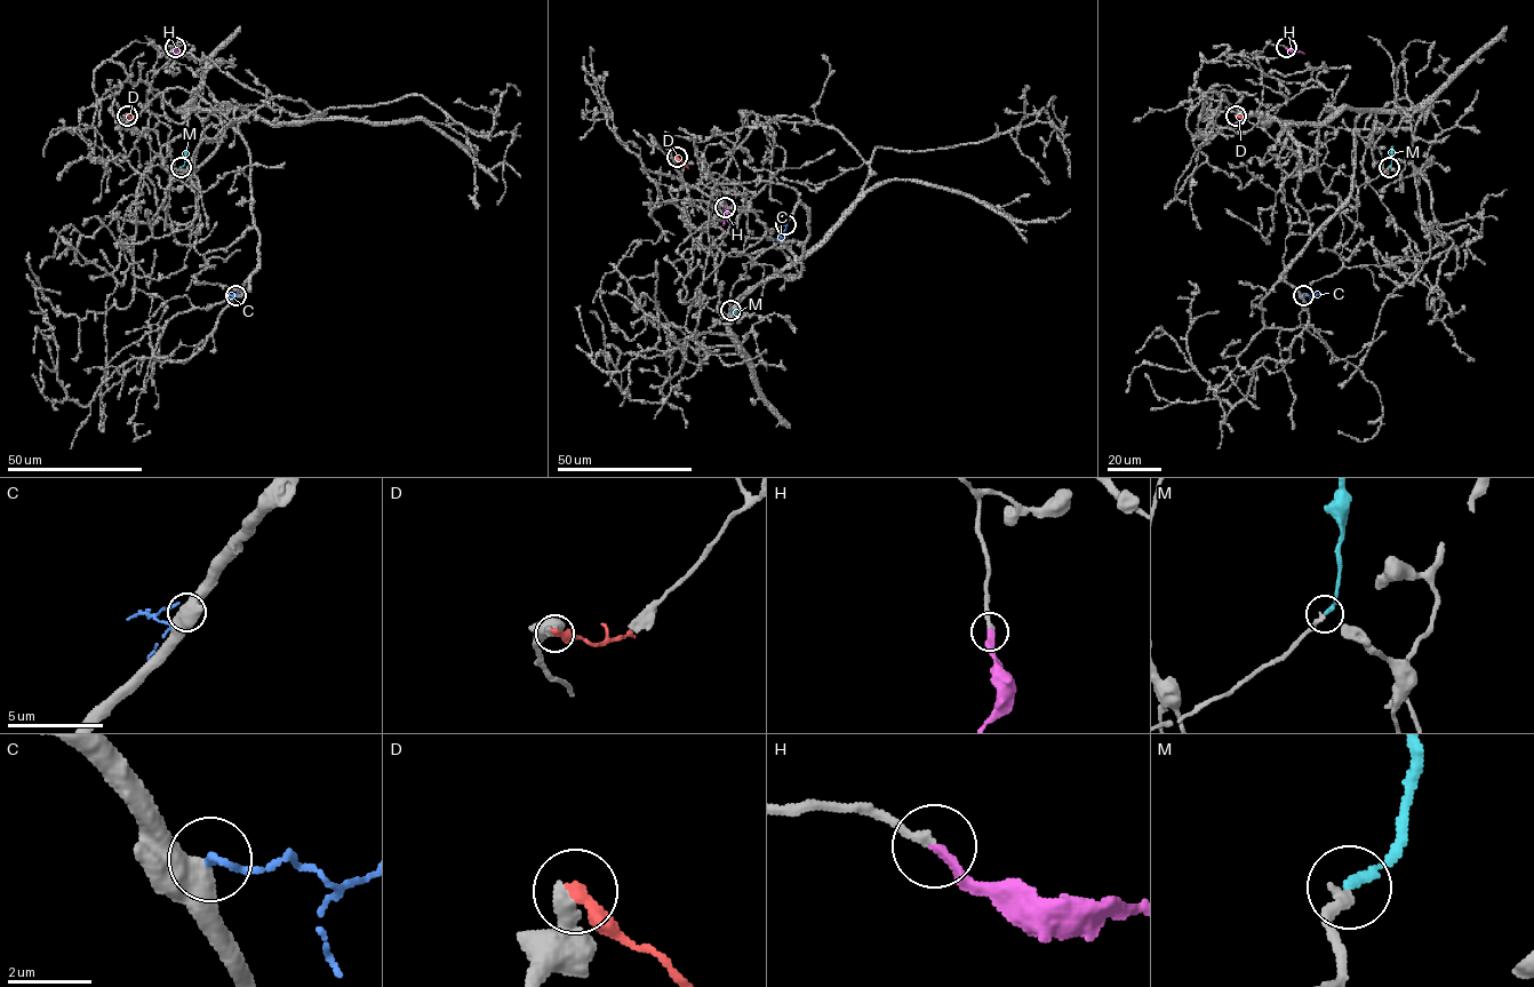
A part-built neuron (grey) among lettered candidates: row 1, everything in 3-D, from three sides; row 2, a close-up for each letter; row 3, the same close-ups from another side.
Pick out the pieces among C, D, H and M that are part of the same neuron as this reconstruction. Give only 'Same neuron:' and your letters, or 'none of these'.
Same neuron: H, M

